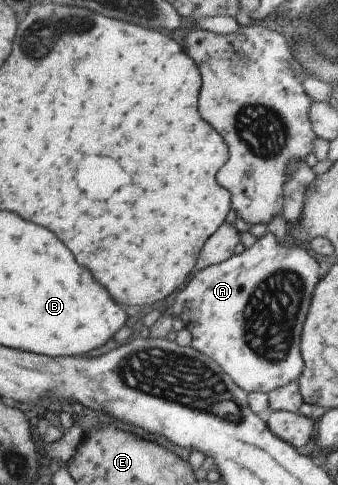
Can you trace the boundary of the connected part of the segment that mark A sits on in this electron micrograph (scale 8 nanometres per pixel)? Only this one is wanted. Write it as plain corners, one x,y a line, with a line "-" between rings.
267,232
251,247
247,247
241,254
233,255
223,262
216,265
208,266
201,269
188,283
187,288
178,294
177,302
173,306
174,316
183,319
183,324
191,332
193,336
191,346
199,349
201,354
207,358
213,359
220,367
222,367
228,375
248,393
268,393
273,389
285,386
290,382
297,380
304,369
302,354
299,352
299,336
301,336
301,328
307,316
307,308
310,305
310,298
313,289
320,281
319,264
317,260
309,254
307,248
303,246
287,246
280,244
273,233

